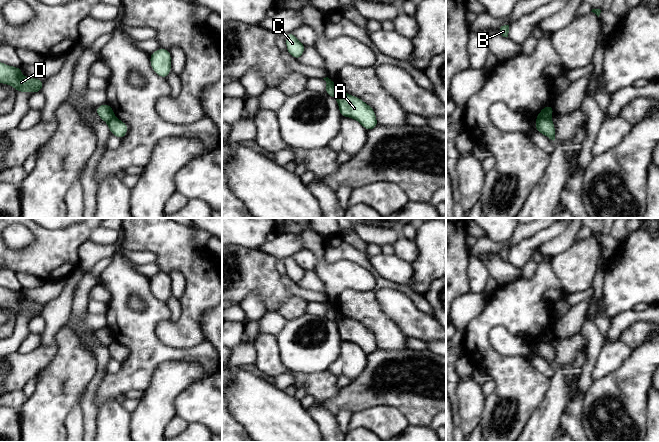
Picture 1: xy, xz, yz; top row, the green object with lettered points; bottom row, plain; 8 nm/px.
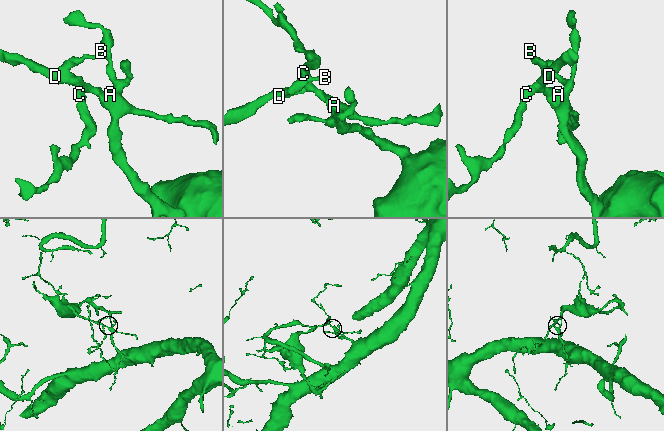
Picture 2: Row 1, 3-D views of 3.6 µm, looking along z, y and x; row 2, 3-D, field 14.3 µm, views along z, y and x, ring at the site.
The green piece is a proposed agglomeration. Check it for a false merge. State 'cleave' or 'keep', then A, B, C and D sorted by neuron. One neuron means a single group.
cleave | A / B C D

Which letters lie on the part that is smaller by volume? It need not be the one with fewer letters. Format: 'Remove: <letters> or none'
Remove: B, C, D

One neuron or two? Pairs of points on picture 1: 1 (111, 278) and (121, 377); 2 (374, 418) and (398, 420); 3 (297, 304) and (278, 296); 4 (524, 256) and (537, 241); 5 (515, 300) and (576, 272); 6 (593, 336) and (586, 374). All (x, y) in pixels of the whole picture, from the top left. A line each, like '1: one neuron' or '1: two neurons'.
1: one neuron
2: one neuron
3: two neurons
4: one neuron
5: two neurons
6: one neuron

